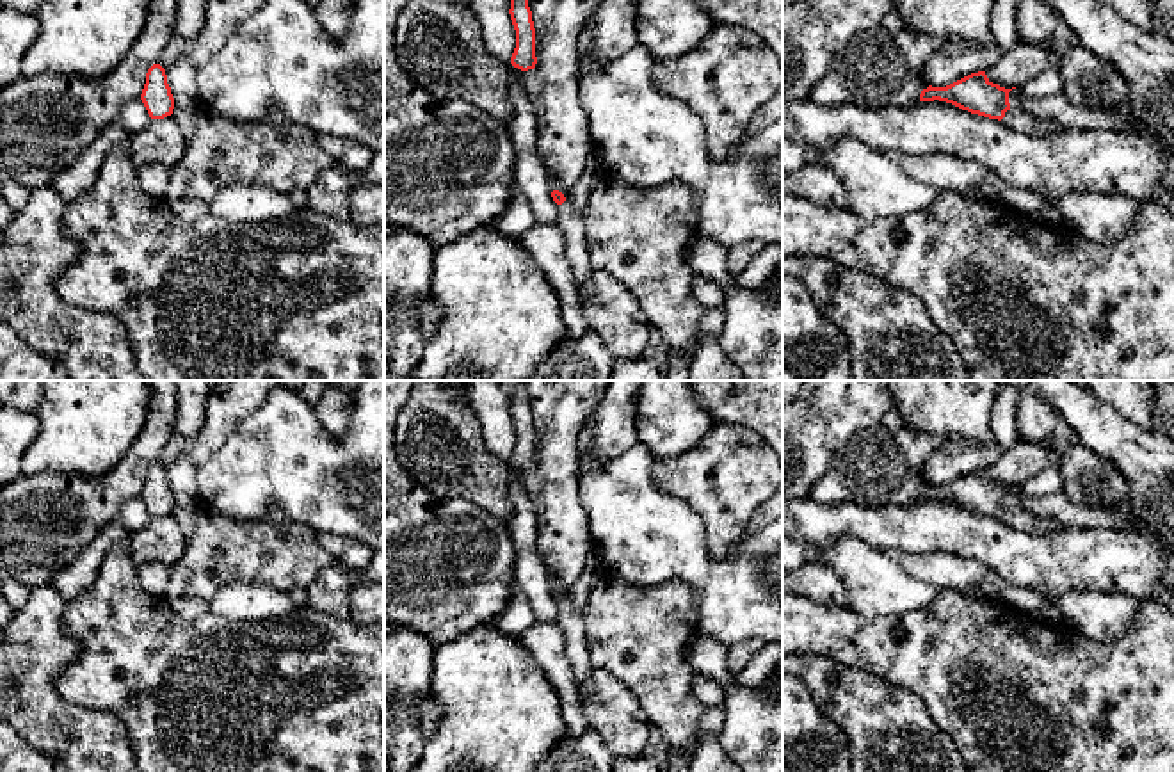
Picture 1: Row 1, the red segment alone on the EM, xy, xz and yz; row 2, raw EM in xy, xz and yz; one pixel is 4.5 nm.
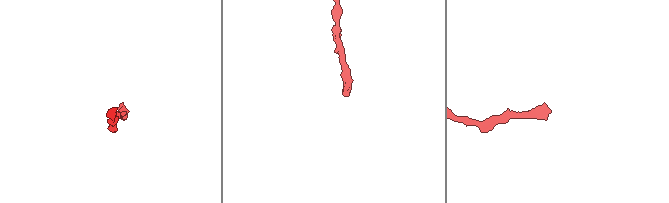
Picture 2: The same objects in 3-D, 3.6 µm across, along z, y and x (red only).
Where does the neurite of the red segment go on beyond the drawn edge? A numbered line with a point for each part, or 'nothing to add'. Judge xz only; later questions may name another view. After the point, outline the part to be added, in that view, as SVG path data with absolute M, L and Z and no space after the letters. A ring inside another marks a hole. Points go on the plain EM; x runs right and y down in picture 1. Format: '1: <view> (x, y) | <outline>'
1: xz (571, 623) | M566 598L562 603L557 603L557 607L560 610L557 624L566 637L566 655L573 674L576 680L587 678L592 672L594 663L589 656L582 610L575 607L573 599L569 598Z

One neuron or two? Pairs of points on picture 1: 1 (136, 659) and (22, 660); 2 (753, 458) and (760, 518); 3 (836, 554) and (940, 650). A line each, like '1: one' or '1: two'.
1: two
2: two
3: two

